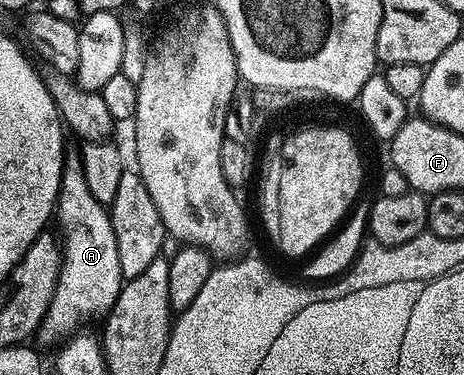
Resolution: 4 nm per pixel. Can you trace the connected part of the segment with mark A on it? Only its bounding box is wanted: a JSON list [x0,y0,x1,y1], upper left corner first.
[45,154,125,336]

